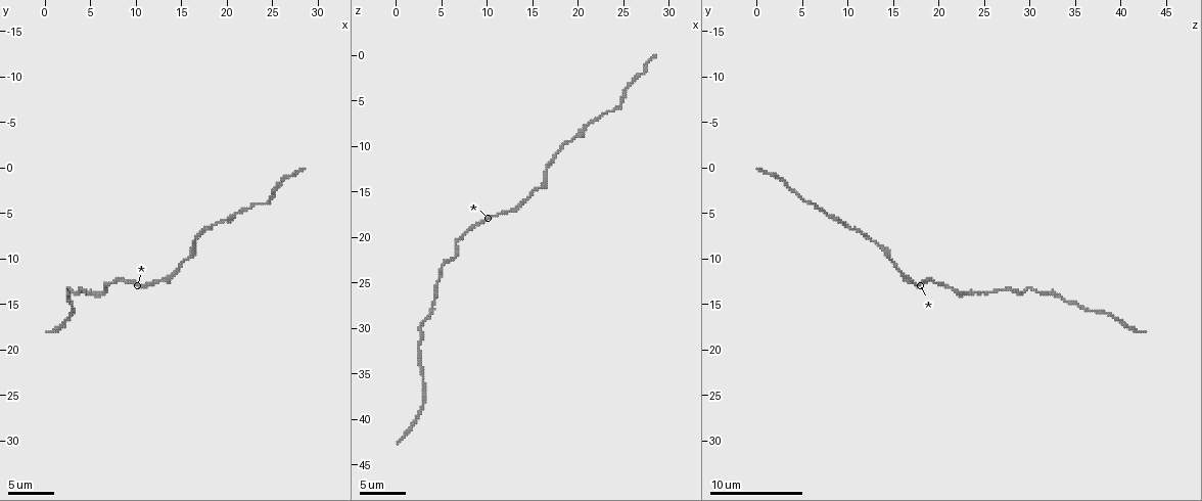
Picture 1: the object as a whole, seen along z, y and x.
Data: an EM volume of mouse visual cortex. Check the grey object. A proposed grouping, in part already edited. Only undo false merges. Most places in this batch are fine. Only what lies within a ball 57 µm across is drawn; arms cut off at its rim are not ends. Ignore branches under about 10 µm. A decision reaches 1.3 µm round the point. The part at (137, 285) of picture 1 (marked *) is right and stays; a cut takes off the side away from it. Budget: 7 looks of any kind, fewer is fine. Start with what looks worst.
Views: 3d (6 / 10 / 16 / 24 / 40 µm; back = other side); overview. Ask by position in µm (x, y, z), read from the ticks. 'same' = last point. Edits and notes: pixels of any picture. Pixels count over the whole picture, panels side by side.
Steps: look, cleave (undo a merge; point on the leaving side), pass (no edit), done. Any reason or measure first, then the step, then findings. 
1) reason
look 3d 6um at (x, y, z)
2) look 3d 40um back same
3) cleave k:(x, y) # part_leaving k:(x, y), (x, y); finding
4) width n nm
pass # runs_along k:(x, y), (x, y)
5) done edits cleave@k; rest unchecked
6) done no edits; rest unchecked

sudden change in width
look 3d 16um at (20.6, 5.2, 8.0)

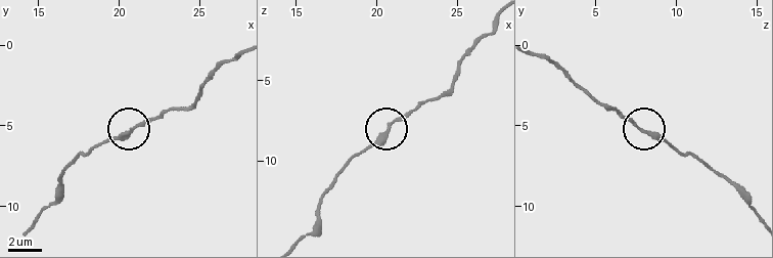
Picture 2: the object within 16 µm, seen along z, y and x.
look 3d 16um back at (20.7, 5.2, 8.0)

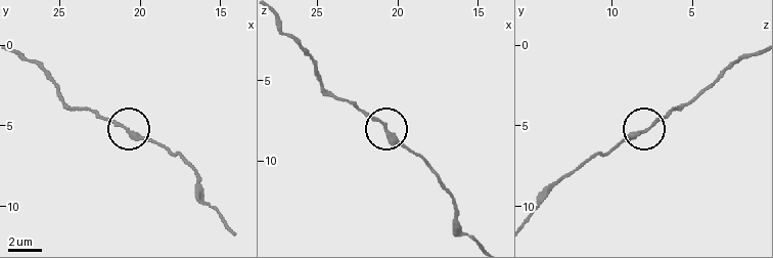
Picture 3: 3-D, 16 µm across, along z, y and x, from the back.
width 220 nm
pass # runs_along 3:(474, 241), (460, 226), (451, 198), (428, 165), (356, 104); continuous, no second neuron

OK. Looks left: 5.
sudden change in width
look 3d 10um at (3.0, 13.4, 29.4)

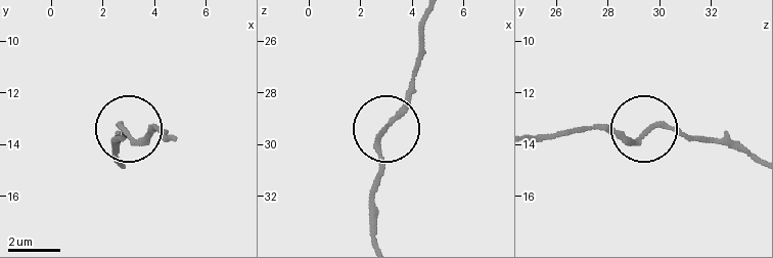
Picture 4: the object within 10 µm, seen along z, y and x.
pass # runs_along 4:(426, 17), (409, 103), (378, 149), (371, 213); one neuron here

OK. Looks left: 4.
thick turns thin
look 3d 6um at (5.2, 13.8, 23.4)

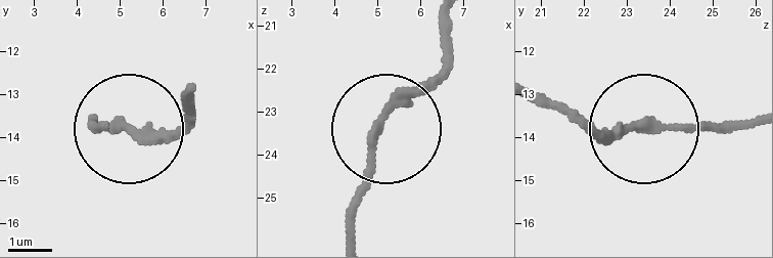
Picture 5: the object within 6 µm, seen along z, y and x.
from behind
look 3d 6um back at (5.00, 13.75, 23.40)

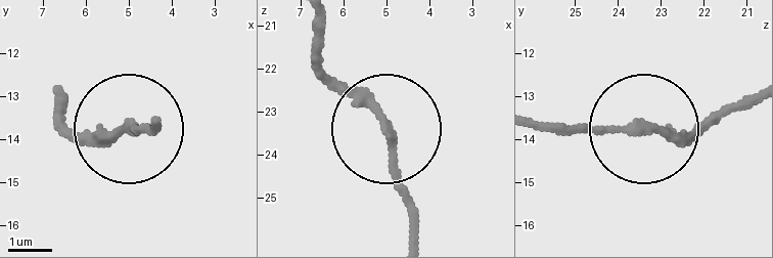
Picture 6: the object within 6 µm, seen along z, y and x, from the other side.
pass # runs_along 6:(320, 25), (324, 69), (382, 124), (408, 234); continuous, no second neuron

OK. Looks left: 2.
calibre changes
look 3d 6um at (14.2, 11.6, 16.0)

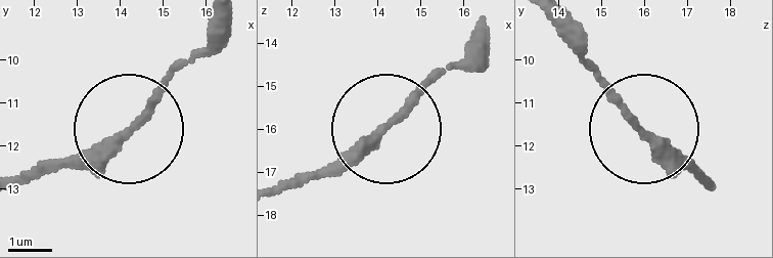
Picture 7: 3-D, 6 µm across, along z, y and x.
pass # runs_along 7:(705, 175), (564, 35); all the same neuron

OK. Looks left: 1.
done no edits; rest unchecked

